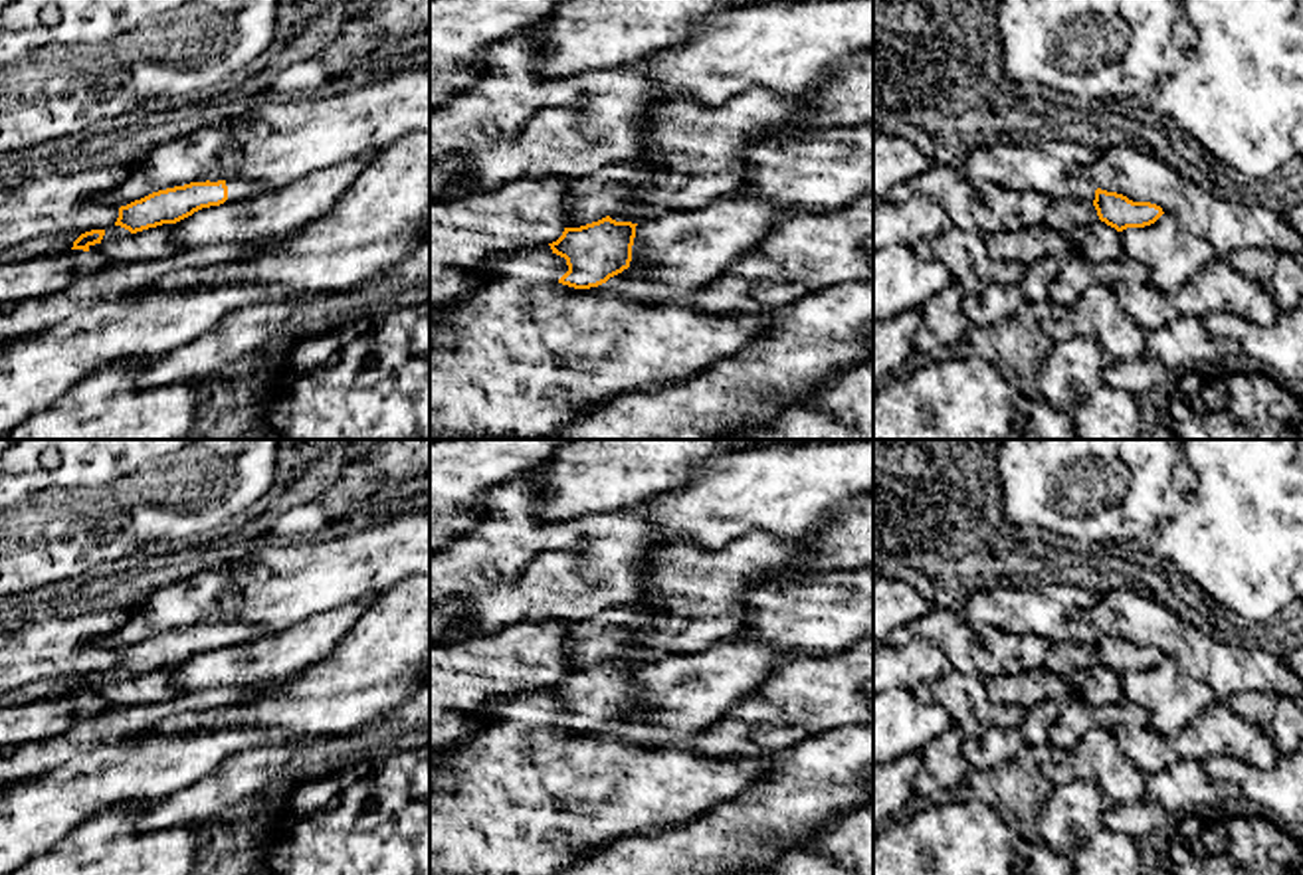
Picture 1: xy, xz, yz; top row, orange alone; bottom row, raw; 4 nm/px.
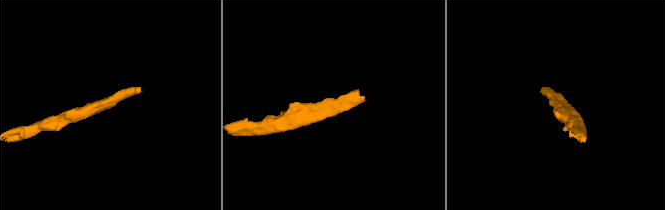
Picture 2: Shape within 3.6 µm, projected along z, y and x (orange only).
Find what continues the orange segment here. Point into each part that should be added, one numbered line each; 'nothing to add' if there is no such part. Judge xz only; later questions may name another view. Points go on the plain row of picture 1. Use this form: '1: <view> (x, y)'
1: xz (599, 638)

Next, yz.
1: yz (1064, 658)

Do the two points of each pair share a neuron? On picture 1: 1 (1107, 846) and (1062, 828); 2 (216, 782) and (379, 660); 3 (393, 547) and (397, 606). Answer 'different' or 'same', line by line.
1: same
2: different
3: different

